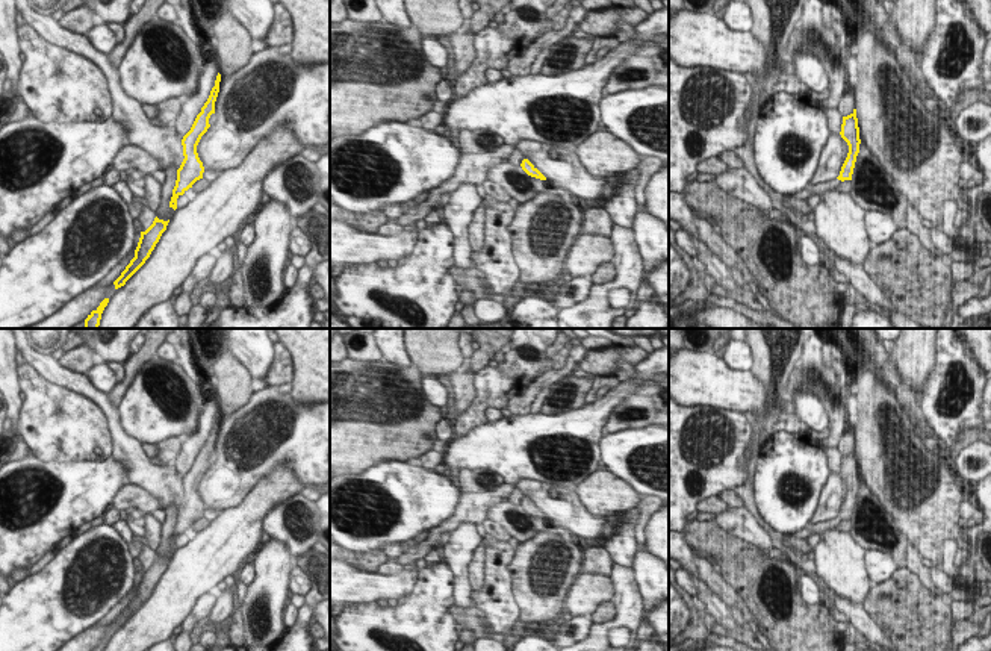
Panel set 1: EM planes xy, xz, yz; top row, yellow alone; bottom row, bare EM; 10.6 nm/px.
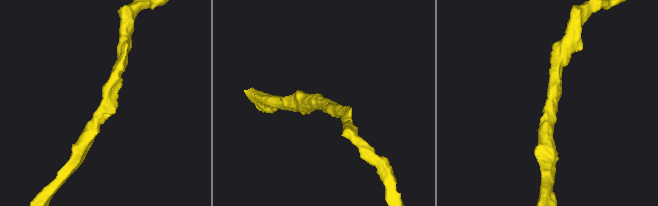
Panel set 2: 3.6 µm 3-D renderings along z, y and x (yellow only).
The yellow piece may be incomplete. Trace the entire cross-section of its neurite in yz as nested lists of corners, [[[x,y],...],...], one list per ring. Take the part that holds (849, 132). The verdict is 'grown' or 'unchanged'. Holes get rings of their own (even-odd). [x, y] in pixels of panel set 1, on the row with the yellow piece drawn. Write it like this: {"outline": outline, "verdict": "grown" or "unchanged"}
{"outline": [[[853,109],[850,115],[843,117],[840,135],[849,145],[849,153],[841,167],[840,176],[834,180],[820,182],[817,185],[808,185],[806,189],[812,195],[822,195],[828,189],[837,189],[841,182],[852,180],[852,174],[853,174],[853,168],[855,168],[855,162],[859,153],[859,144],[861,144],[856,109]]], "verdict": "grown"}

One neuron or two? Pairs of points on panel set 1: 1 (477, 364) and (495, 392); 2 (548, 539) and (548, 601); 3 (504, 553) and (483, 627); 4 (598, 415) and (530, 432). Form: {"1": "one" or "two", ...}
{"1": "two", "2": "one", "3": "two", "4": "one"}

